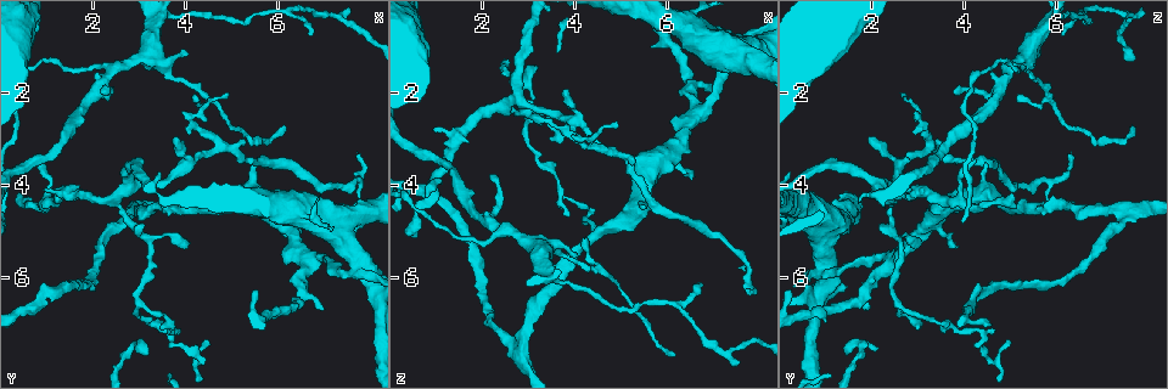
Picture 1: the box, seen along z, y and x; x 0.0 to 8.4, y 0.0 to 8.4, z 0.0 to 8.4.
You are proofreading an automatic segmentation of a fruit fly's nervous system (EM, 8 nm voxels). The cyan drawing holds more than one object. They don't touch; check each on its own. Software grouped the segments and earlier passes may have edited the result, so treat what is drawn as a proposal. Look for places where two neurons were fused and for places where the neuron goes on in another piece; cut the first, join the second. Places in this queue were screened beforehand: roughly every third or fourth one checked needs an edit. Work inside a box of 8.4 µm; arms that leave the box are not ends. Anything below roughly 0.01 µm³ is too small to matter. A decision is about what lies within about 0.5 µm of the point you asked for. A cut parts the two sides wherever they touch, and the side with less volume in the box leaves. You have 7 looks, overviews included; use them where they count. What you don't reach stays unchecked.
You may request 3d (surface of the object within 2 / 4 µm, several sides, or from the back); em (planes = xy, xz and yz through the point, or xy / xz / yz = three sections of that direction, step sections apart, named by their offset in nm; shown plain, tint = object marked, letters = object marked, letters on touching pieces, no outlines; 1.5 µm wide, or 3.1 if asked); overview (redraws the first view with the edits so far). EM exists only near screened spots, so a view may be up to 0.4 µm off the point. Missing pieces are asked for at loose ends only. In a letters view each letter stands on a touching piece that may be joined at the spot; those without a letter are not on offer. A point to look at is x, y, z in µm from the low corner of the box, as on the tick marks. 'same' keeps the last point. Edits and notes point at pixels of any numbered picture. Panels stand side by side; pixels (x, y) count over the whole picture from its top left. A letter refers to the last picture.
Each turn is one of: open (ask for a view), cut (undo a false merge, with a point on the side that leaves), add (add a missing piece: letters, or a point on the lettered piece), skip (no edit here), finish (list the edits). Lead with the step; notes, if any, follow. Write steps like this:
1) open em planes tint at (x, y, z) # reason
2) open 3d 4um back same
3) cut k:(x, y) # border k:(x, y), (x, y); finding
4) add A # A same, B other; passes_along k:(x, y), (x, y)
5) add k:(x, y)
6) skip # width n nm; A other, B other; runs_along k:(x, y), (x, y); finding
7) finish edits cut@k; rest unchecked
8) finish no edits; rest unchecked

open 3d 4um at (4.10, 5.30, 3.05) # free end

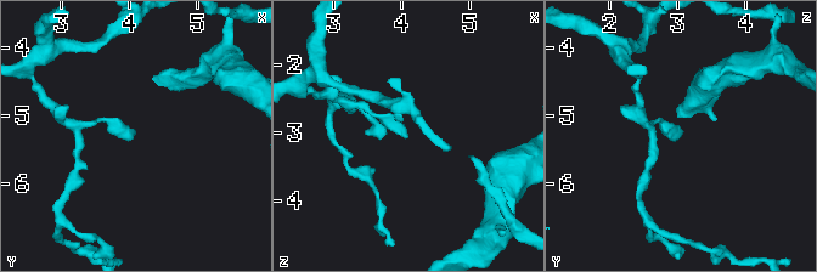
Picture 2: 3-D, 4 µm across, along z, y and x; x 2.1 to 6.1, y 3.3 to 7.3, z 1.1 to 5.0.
open em planes plain at (4.10, 5.25, 3.10)

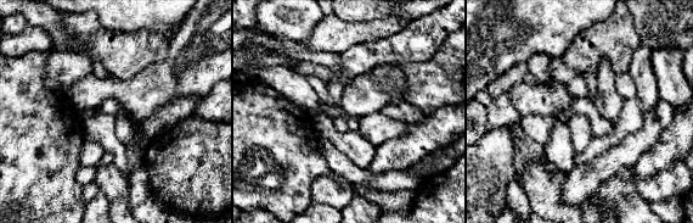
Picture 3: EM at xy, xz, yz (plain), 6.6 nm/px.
open em planes letters same # see the neighbours

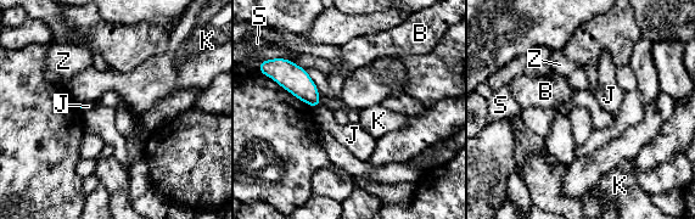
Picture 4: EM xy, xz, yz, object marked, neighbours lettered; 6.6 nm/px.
skip # B other, J other, K other, S other, Z other; border 4:(320, 104), (314, 108); none of them fits

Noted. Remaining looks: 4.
open em planes letters at (6.80, 5.60, 2.40) # branch point

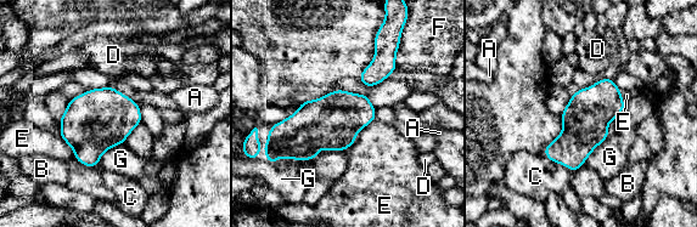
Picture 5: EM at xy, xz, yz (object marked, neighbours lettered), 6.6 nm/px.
skip # width 320 nm; A other, B other, C other, D other, E other, F other, G other; border 5:(375, 119), (346, 151); all the same neuron

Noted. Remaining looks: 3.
open 3d 4um at (3.15, 1.20, 5.35) # a fork

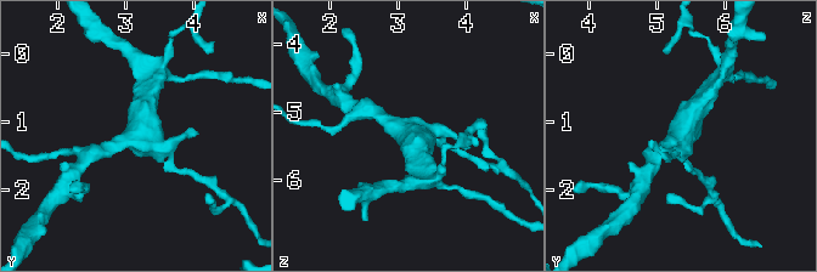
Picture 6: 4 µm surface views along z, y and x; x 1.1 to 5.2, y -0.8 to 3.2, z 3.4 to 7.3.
open em xy step 4 tint at (3.15, 1.20, 5.35)

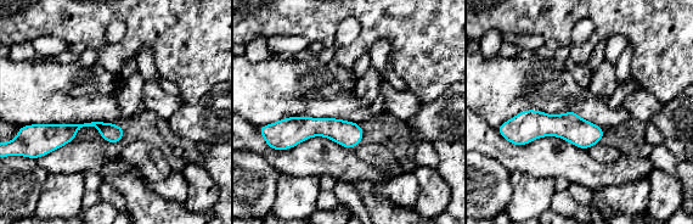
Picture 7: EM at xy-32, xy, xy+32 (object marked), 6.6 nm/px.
open em planes letters same

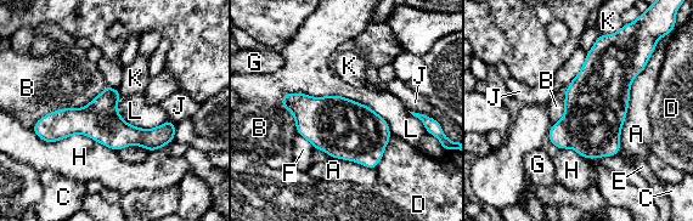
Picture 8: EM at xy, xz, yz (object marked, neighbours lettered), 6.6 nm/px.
skip # A other, B other, C other, D other, E other, F other, G other, H other, J other, K other, L other; runs_along 8:(162, 128), (35, 129); one neuron here

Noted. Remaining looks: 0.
finish no edits; rest unchecked

